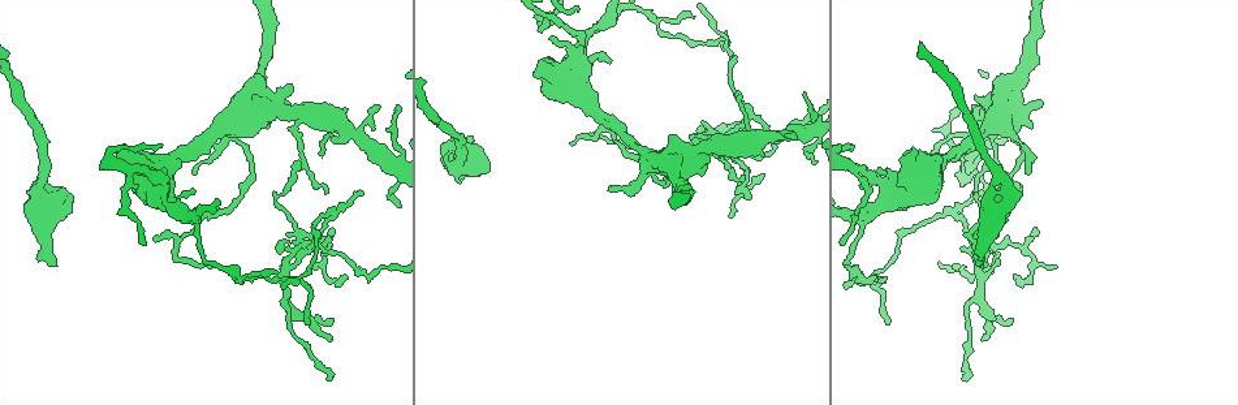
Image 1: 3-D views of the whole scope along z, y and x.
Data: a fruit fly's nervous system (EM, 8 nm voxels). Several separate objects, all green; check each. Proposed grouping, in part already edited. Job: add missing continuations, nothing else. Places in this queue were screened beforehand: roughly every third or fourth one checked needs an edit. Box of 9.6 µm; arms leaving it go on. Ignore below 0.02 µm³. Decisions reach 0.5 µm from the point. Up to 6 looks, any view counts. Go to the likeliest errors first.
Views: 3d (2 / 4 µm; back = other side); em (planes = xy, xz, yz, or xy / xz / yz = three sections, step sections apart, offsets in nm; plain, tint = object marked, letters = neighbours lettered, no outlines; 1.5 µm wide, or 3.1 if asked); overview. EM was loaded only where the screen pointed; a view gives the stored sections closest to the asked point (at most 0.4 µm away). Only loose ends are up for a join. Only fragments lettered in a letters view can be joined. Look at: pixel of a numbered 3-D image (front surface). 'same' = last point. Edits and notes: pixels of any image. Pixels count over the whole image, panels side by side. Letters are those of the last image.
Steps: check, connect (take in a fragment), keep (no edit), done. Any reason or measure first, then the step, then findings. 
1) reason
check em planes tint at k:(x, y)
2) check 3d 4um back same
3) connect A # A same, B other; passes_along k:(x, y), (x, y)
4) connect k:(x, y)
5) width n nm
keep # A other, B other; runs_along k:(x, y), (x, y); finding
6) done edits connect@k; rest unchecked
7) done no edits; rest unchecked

tapers out
check 3d 2um at 1:(278, 274)

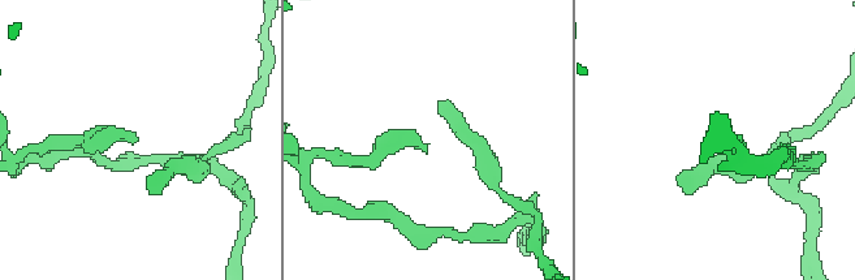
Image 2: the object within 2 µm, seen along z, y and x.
now the EM
check em yz step 8 tint at 2:(135, 140)

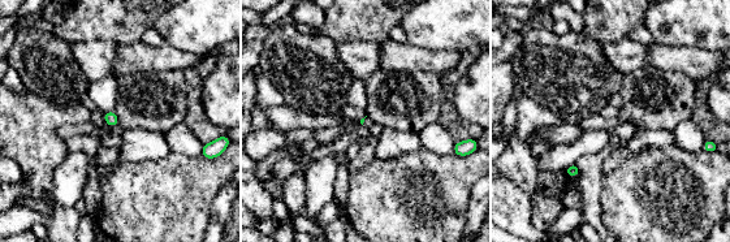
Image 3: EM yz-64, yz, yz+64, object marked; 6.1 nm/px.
check em planes letters same

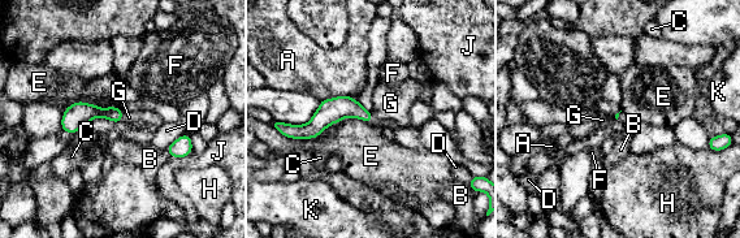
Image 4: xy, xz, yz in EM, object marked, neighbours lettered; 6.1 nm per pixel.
connect G # A other, B other, C other, D other, E other, F other, G same, H other, J other, K other; passes_along 4:(332, 111), (372, 115), (390, 103); the neuron continues

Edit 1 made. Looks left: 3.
branch stops here
check em xz step 8 letters at 1:(58, 266)

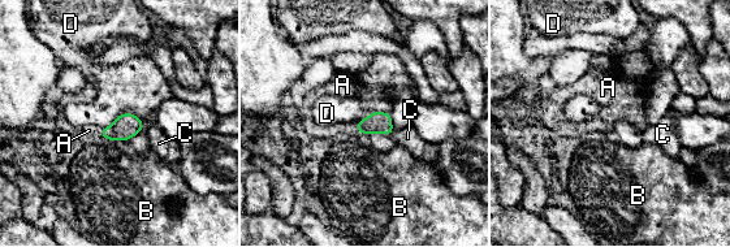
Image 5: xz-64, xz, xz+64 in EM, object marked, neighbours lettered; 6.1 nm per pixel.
connect A # A same, B other, C other, D other; it goes on there

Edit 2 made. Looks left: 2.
free end
check em xz step 8 letters at 1:(612, 60)

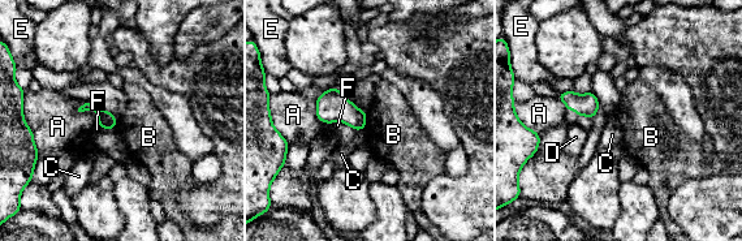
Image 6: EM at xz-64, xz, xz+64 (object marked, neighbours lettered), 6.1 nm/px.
cut it another way
check em planes letters same

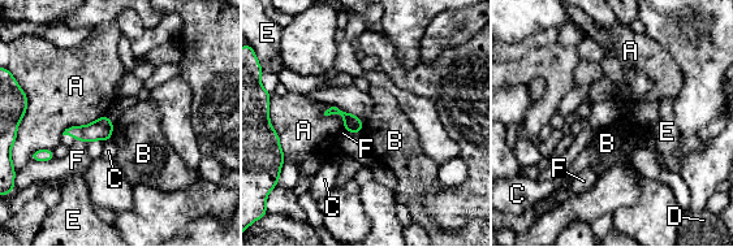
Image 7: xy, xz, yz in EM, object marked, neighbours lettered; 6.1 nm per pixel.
keep # A other, B other, C other, D other, E other, F other; border 7:(113, 124), (110, 138); no lettered fragment goes on from it

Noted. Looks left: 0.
done edits connect@4, connect@5; rest unchecked

